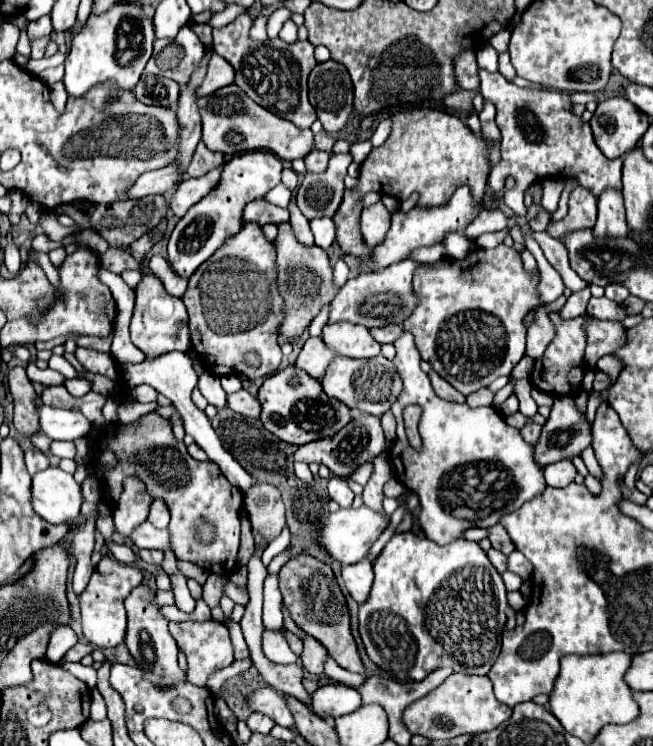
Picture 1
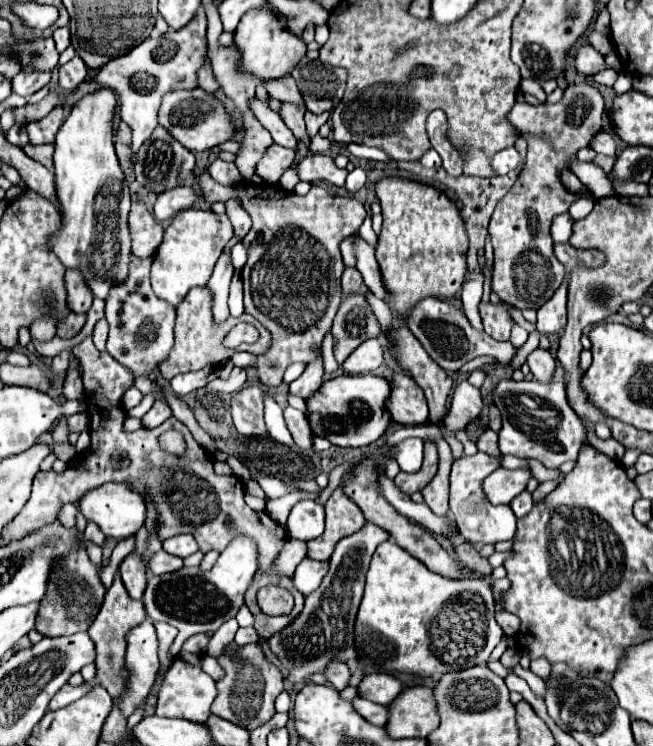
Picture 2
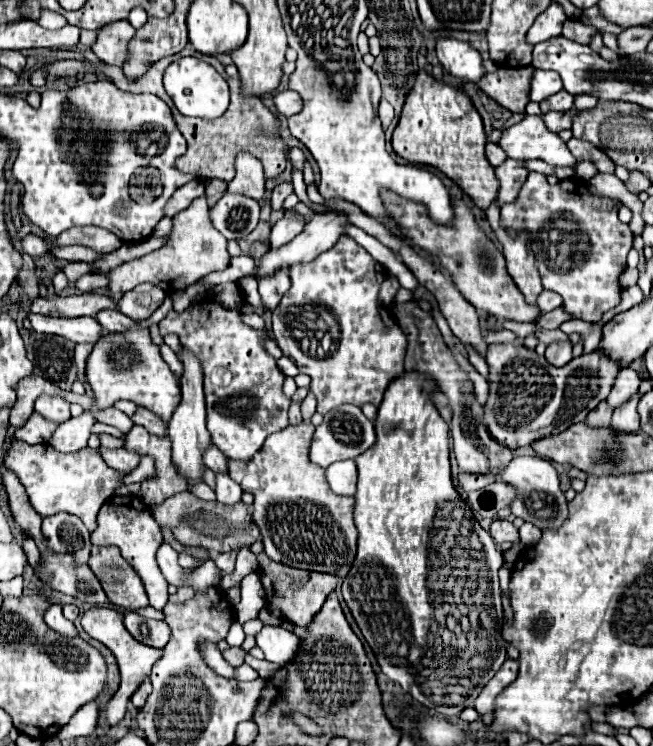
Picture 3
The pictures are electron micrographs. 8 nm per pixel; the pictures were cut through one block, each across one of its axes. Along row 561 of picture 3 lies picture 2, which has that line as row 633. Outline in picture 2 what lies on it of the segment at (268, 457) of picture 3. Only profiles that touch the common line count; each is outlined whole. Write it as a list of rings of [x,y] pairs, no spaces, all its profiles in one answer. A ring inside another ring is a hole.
[[[368,522],[360,532],[342,538],[336,544],[336,550],[330,558],[330,570],[324,576],[320,588],[306,596],[302,612],[286,628],[268,638],[270,650],[278,656],[282,668],[288,672],[284,678],[286,682],[302,684],[312,674],[324,672],[332,662],[350,664],[358,660],[354,646],[354,620],[364,592],[364,578],[376,546],[388,538],[388,532],[372,522]]]

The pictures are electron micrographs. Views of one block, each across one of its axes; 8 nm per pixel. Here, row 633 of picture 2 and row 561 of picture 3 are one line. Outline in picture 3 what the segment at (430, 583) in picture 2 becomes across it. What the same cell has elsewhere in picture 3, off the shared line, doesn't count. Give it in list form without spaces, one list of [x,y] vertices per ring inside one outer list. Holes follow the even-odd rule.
[[[404,374],[390,382],[382,404],[378,406],[376,424],[376,444],[368,448],[364,454],[356,458],[358,464],[358,488],[354,494],[354,524],[358,528],[358,556],[342,584],[342,596],[362,630],[366,642],[370,644],[382,672],[398,686],[404,688],[416,702],[426,706],[428,710],[444,716],[458,716],[464,708],[470,708],[480,690],[488,684],[488,680],[500,670],[506,660],[506,640],[502,638],[504,614],[502,614],[502,596],[498,586],[498,570],[502,568],[502,552],[496,550],[490,534],[474,520],[470,508],[456,492],[450,478],[450,460],[448,460],[448,424],[442,420],[438,410],[428,398],[428,392],[436,390],[436,384],[420,374]]]

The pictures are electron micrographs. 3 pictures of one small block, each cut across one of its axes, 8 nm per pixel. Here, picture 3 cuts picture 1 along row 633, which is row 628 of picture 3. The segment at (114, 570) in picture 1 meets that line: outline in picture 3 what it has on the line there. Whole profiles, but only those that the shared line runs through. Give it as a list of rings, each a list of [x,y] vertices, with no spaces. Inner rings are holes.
[[[90,608],[82,614],[82,628],[86,630],[86,634],[92,636],[94,640],[102,642],[114,654],[114,658],[118,662],[118,668],[120,668],[120,686],[118,686],[116,694],[110,698],[110,702],[106,704],[106,710],[104,710],[108,726],[116,726],[124,718],[124,710],[126,710],[126,704],[128,704],[130,696],[136,692],[140,682],[146,676],[150,676],[152,664],[162,656],[162,650],[156,650],[156,648],[150,648],[150,646],[144,646],[144,644],[136,642],[128,634],[128,630],[124,630],[122,618],[124,618],[122,612],[116,612],[116,610],[110,610],[110,608]]]

